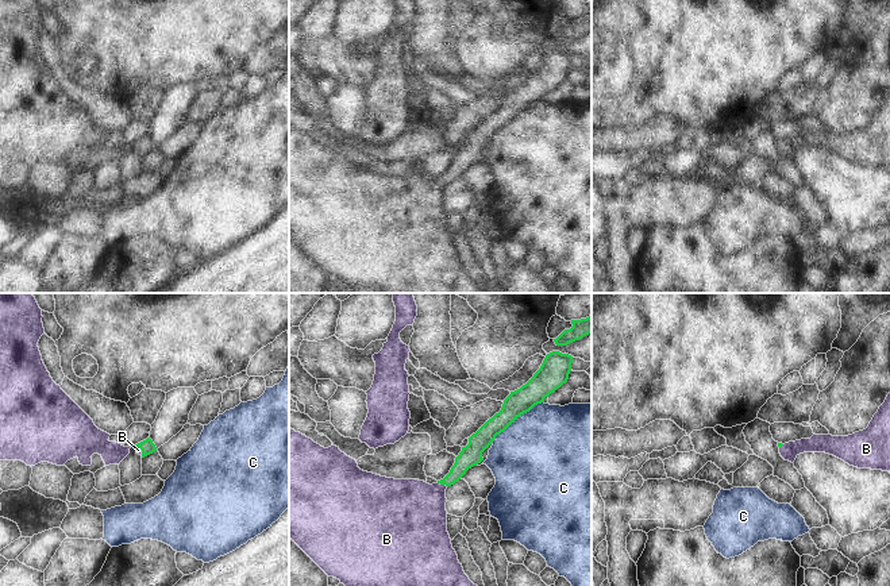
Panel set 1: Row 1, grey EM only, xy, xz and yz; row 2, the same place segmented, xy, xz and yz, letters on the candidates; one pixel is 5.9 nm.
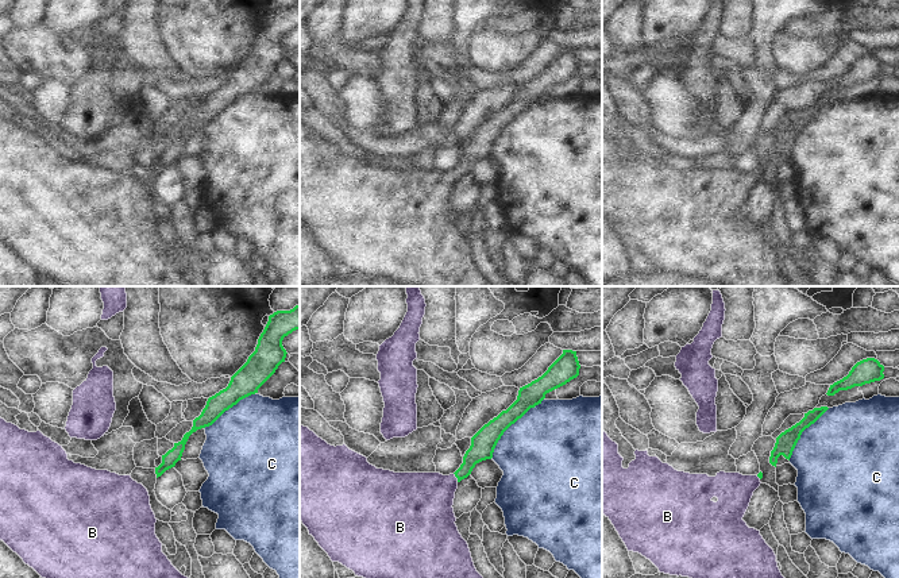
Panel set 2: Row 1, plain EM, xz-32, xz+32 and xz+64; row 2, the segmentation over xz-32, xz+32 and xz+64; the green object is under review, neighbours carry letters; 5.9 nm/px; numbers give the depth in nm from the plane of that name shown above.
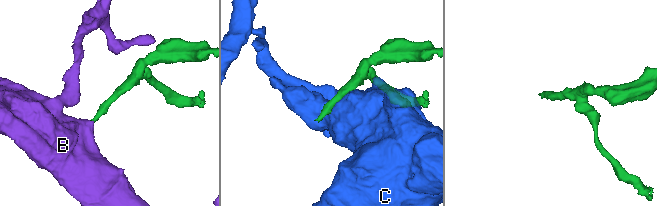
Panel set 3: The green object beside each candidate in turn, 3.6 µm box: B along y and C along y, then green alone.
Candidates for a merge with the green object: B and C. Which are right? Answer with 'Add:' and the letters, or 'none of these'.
Add: B

